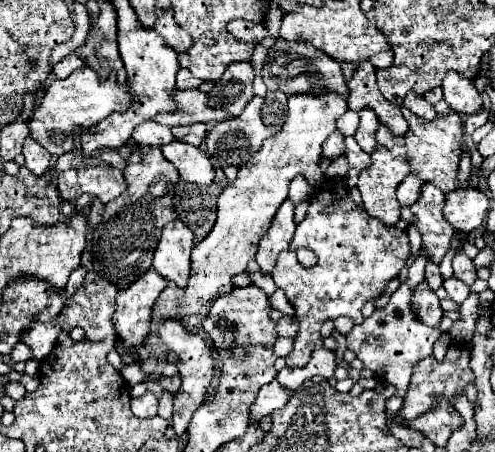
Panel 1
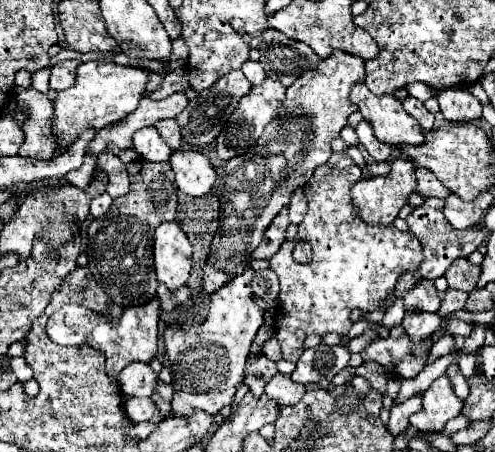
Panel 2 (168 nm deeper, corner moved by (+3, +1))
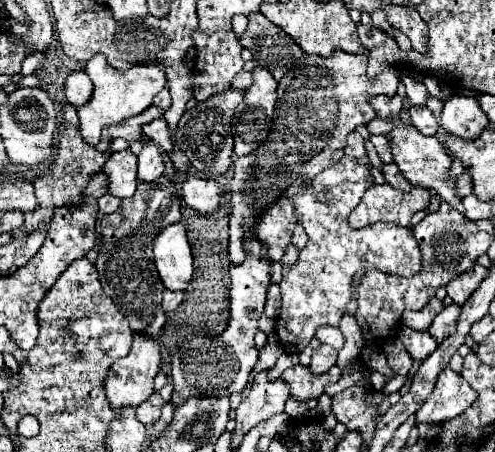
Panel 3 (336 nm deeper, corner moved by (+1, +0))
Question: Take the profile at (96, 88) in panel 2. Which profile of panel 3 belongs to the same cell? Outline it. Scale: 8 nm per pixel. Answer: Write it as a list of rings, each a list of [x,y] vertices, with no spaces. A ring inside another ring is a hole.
[[[95,54],[89,62],[87,62],[87,74],[93,82],[93,96],[91,102],[87,102],[85,106],[77,108],[79,110],[79,122],[81,122],[81,134],[83,138],[97,146],[99,144],[99,136],[103,126],[109,124],[119,124],[125,118],[131,118],[135,114],[141,114],[143,110],[147,110],[153,104],[153,98],[165,88],[167,80],[165,80],[165,68],[159,64],[151,64],[151,66],[133,66],[129,70],[117,70],[113,68],[103,54]]]

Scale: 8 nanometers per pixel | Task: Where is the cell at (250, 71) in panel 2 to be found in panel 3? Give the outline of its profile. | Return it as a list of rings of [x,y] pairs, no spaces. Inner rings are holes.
[[[239,72],[239,74],[237,74],[233,80],[231,80],[231,88],[245,90],[245,88],[249,88],[249,86],[251,86],[251,82],[253,82],[251,72]]]

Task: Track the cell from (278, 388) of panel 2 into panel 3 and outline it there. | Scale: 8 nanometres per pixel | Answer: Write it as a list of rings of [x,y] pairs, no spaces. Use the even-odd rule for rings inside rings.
[[[297,364],[293,368],[287,368],[283,372],[283,378],[285,378],[285,382],[291,384],[291,394],[295,398],[299,398],[301,402],[305,402],[309,398],[319,398],[323,394],[323,388],[329,382],[337,382],[341,378],[341,368],[333,366],[333,370],[329,370],[325,374],[315,374],[311,370],[307,370],[307,366]]]

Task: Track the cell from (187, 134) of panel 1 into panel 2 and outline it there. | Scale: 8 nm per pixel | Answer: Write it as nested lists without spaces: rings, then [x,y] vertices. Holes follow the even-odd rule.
[[[175,119],[159,121],[155,127],[157,127],[159,135],[165,139],[165,143],[167,143],[167,145],[169,145],[173,151],[181,149],[181,143],[183,143],[183,135],[181,135],[181,127],[177,125],[177,121],[175,121]]]

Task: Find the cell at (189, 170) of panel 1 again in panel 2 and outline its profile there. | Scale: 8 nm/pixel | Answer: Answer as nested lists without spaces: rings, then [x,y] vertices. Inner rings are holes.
[[[173,151],[169,157],[177,187],[193,197],[203,197],[215,183],[215,169],[199,151]]]

